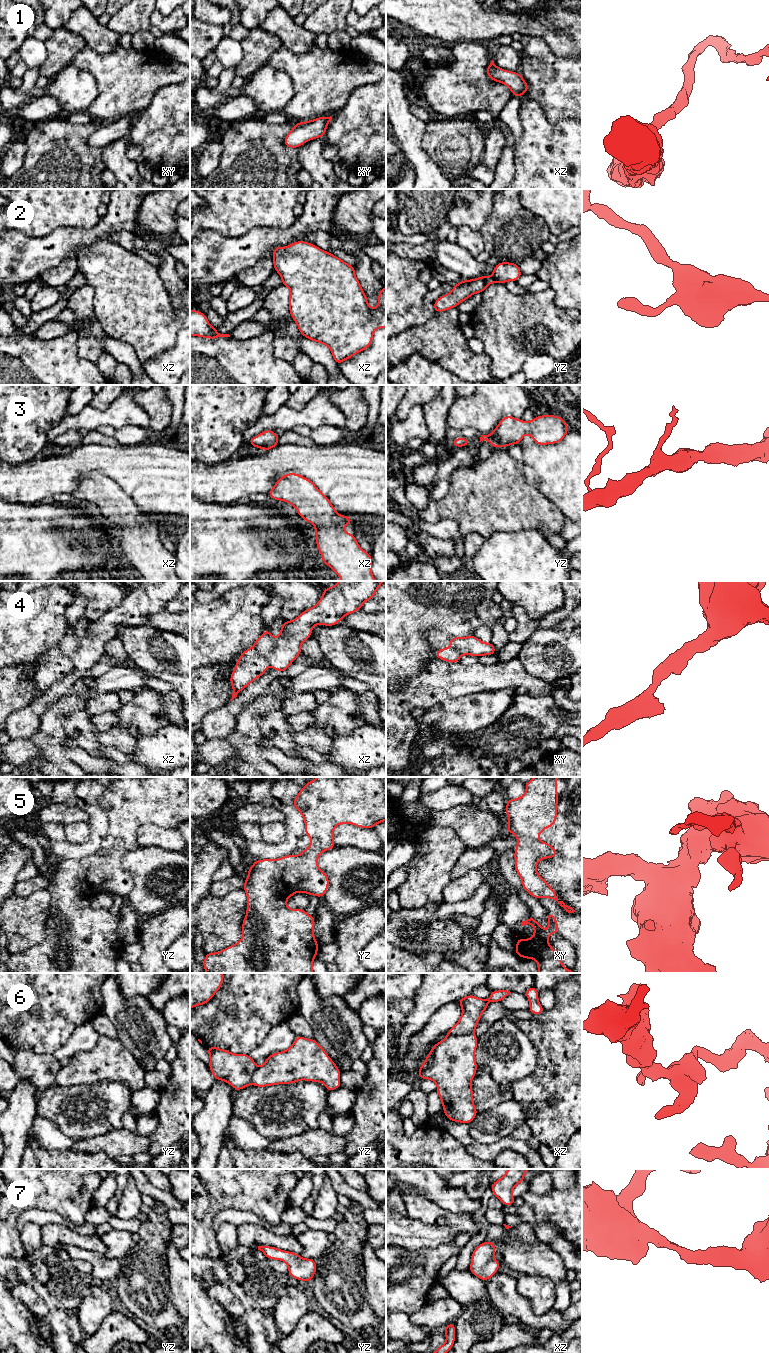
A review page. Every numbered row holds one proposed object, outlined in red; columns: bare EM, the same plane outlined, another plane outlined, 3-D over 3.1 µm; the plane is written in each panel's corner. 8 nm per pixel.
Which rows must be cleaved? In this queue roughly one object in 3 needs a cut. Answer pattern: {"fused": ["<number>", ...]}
{"fused": ["4", "6"]}

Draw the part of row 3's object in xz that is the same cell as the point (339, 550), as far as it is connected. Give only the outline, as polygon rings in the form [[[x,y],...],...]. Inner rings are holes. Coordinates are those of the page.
[[[287,473],[276,481],[268,496],[273,500],[290,503],[301,518],[316,525],[313,529],[317,537],[315,545],[319,549],[322,562],[327,564],[341,581],[377,581],[371,571],[372,556],[359,546],[355,534],[348,534],[342,529],[352,524],[352,517],[338,514],[313,481],[297,473]]]

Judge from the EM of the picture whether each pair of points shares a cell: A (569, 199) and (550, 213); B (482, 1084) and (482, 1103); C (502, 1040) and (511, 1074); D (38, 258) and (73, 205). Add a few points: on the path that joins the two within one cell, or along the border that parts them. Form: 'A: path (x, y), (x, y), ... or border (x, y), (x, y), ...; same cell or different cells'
A: path (564, 199), (555, 208); same cell
B: path (482, 1089), (482, 1098); same cell
C: path (503, 1048), (510, 1056), (511, 1066); same cell
D: border (81, 229), (55, 229), (46, 235), (35, 238); different cells

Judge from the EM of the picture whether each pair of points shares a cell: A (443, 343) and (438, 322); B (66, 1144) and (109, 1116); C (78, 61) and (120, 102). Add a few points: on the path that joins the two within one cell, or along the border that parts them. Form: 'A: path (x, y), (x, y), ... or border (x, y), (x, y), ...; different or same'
A: path (441, 338), (441, 327); same
B: border (55, 1124), (65, 1134), (77, 1140); different
C: path (91, 63), (117, 89); same

